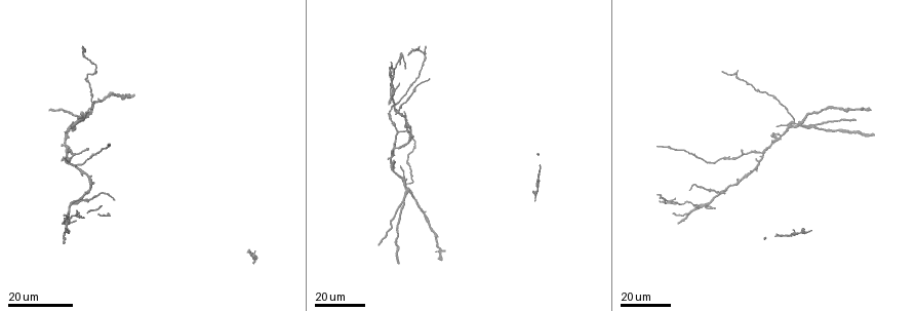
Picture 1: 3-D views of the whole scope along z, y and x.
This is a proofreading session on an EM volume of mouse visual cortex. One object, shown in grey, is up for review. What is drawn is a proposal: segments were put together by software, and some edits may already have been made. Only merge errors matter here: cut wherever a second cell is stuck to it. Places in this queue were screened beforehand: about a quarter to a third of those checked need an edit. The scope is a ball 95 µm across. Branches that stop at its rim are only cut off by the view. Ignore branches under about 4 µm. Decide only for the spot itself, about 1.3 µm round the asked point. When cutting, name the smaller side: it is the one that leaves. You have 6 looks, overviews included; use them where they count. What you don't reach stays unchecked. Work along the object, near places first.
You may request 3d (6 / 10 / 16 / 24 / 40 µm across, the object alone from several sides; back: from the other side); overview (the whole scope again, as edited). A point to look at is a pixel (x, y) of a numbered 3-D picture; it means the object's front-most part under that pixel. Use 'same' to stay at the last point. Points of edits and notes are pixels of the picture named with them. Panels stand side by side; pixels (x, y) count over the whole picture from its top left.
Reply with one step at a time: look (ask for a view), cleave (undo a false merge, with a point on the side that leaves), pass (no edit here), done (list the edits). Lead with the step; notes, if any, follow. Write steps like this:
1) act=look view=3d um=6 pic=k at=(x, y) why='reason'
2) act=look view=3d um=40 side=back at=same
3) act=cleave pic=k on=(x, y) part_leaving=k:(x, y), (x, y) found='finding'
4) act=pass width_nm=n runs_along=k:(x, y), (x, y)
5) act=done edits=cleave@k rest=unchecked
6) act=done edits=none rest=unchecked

act=look view=3d um=24 pic=1 at=(397, 109) why='looks like a crossing'

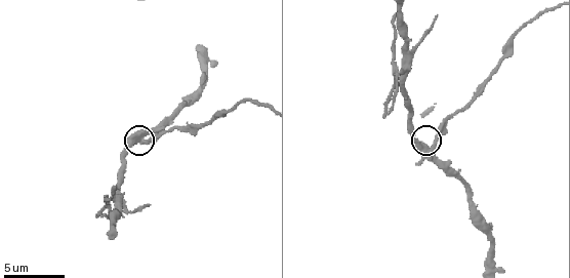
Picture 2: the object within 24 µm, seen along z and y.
act=look view=3d um=10 pic=2 at=(430, 149)

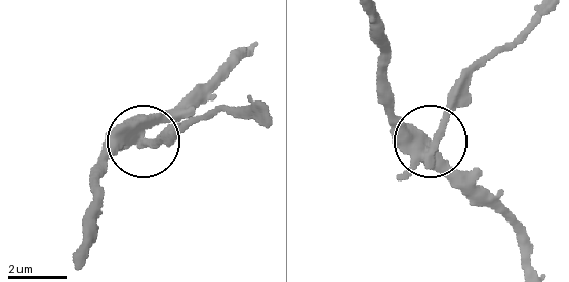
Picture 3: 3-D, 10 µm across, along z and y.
act=cleave pic=3 on=(161, 139) arms=4 part_leaving=3:(140, 142), (165, 142), (192, 121), (251, 112) found='two cells meet here'

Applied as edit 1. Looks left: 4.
act=look view=3d um=16 pic=2 at=(397, 67) why='two arms at a narrow angle'

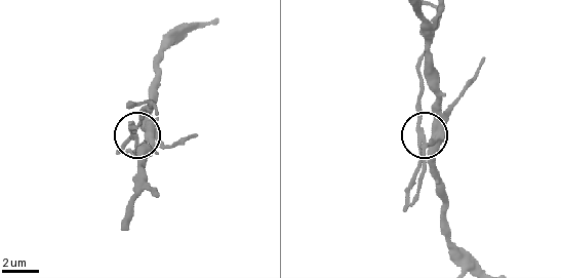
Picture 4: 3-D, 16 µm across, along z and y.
act=cleave pic=4 on=(130, 132) width_nm=330 found='two cells meet here'

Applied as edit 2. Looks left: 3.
act=look view=3d um=24 pic=1 at=(690, 211) why='a fork'

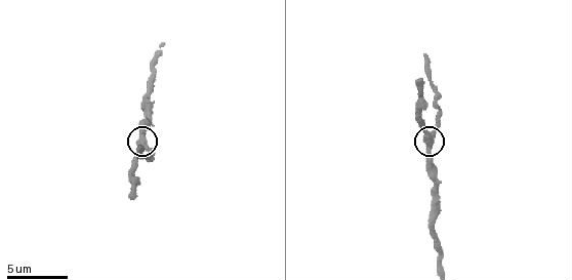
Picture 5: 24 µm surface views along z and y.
act=look view=3d um=6 pic=5 at=(431, 133)

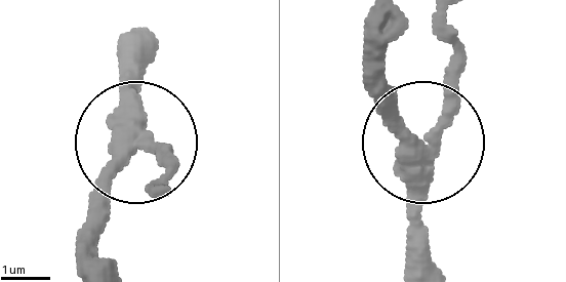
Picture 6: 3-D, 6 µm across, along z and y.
act=cleave pic=6 on=(169, 163) width_nm=350 part_leaving=6:(436, 142), (451, 24) found='two cells meet here'

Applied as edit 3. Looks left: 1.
act=done edits=cleave@3,cleave@4,cleave@6 rest=unchecked

